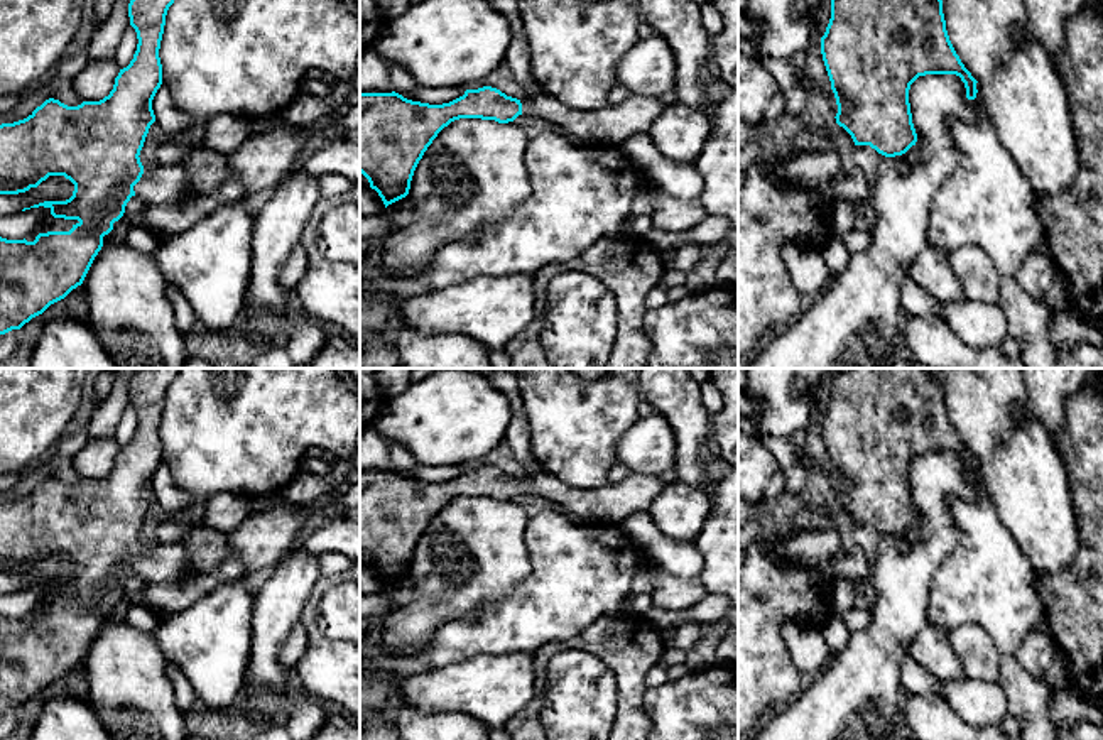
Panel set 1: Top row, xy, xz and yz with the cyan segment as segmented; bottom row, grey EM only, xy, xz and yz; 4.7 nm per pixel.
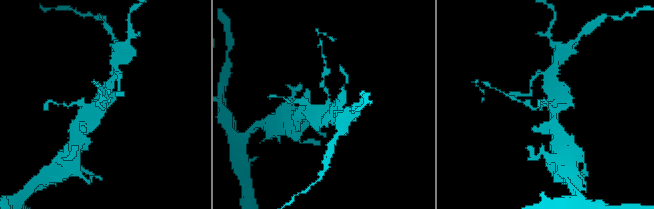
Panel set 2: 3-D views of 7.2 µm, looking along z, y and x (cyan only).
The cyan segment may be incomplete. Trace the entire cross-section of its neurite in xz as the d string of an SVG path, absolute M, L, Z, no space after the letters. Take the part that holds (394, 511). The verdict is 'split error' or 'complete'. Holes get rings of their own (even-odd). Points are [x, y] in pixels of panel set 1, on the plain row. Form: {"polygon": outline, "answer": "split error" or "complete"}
{"polygon": "M535 461L524 470L522 476L512 476L497 466L483 465L466 468L463 475L429 483L412 480L392 471L360 471L360 551L368 558L370 566L378 571L385 586L409 573L414 549L437 512L459 497L513 500L519 493L530 493L559 503L566 512L578 515L584 524L618 525L625 517L647 510L666 483L657 475L630 473L618 483L606 483L601 488L571 488Z", "answer": "split error"}

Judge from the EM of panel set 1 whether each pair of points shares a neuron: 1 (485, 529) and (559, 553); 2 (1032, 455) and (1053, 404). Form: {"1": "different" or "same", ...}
{"1": "different", "2": "different"}

